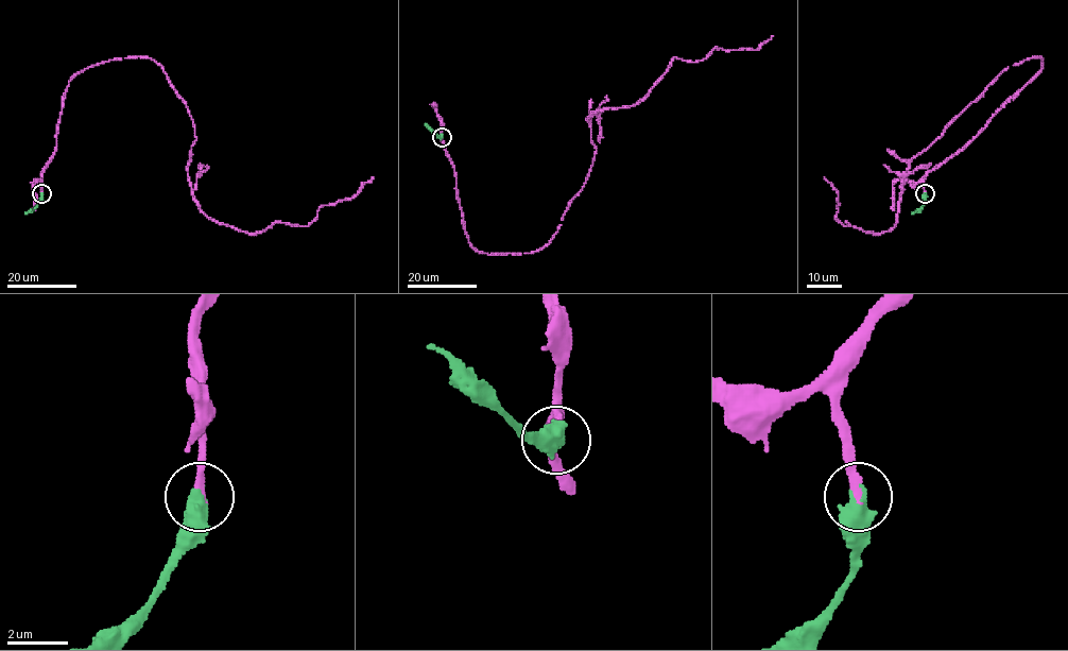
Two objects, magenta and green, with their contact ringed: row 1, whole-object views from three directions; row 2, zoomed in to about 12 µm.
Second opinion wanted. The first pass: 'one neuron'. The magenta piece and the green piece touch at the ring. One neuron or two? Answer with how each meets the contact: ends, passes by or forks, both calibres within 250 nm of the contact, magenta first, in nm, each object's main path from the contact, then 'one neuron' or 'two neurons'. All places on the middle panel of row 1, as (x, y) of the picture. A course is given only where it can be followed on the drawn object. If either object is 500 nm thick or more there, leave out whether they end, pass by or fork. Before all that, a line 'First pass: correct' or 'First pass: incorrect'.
First pass: correct
calibres 280 and 650 nm; course magenta (442, 137), (468, 243), (533, 253), (583, 186), (593, 113), (637, 104), (674, 57), (758, 49), (773, 35); course green (442, 137), (425, 123); one neuron

